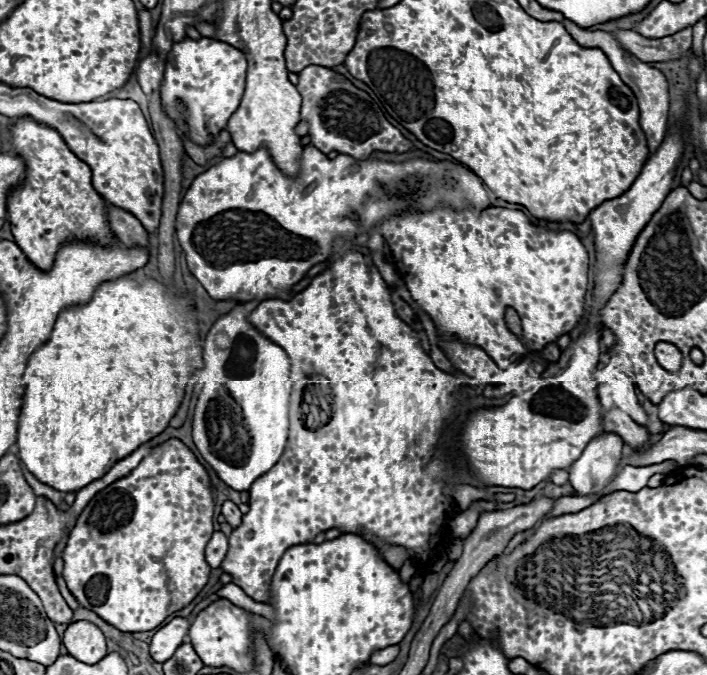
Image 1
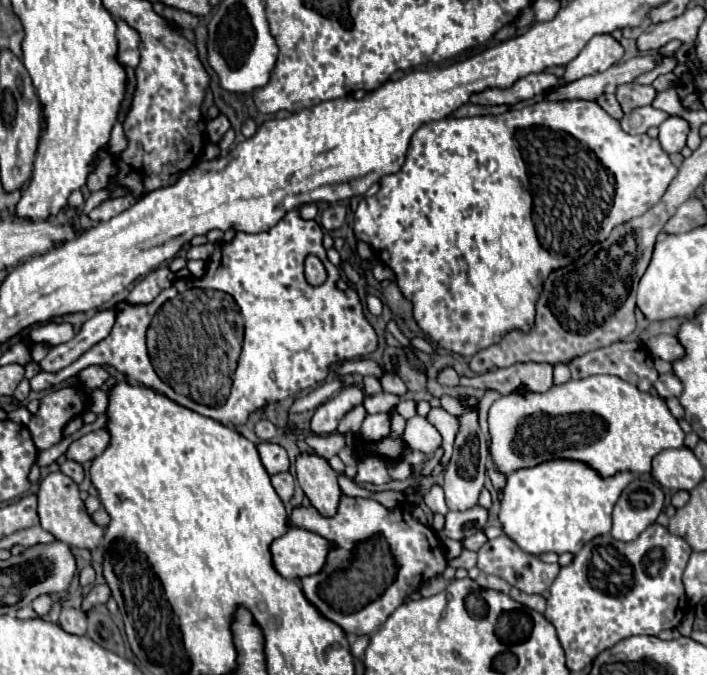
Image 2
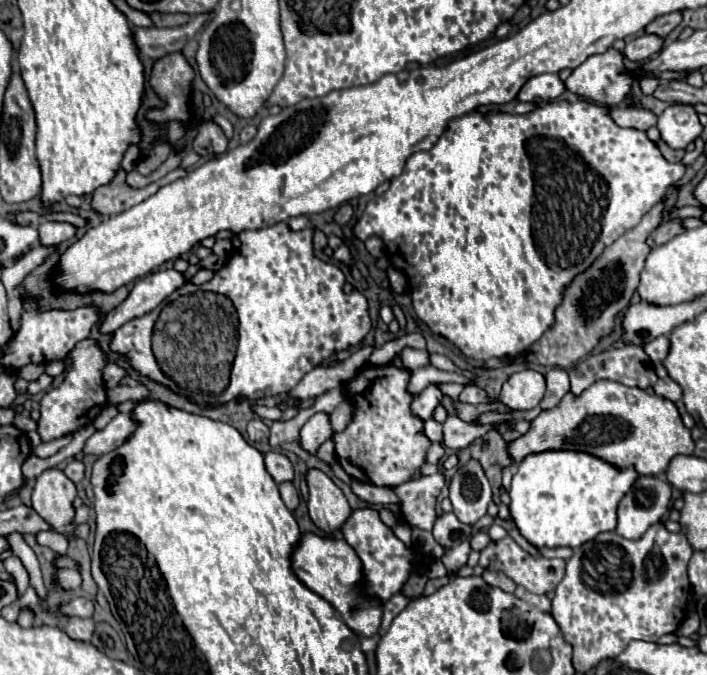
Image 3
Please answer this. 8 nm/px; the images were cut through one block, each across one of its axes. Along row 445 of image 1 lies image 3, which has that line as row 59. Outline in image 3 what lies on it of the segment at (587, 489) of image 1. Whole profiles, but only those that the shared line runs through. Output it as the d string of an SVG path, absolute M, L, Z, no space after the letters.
M610 48L606 50L604 54L596 54L596 56L590 56L584 64L580 64L572 74L570 78L564 82L566 88L578 96L582 96L584 100L590 100L590 102L596 102L596 104L602 104L602 106L618 106L632 90L632 84L636 82L638 74L632 74L626 66L624 66L624 58L618 50Z

